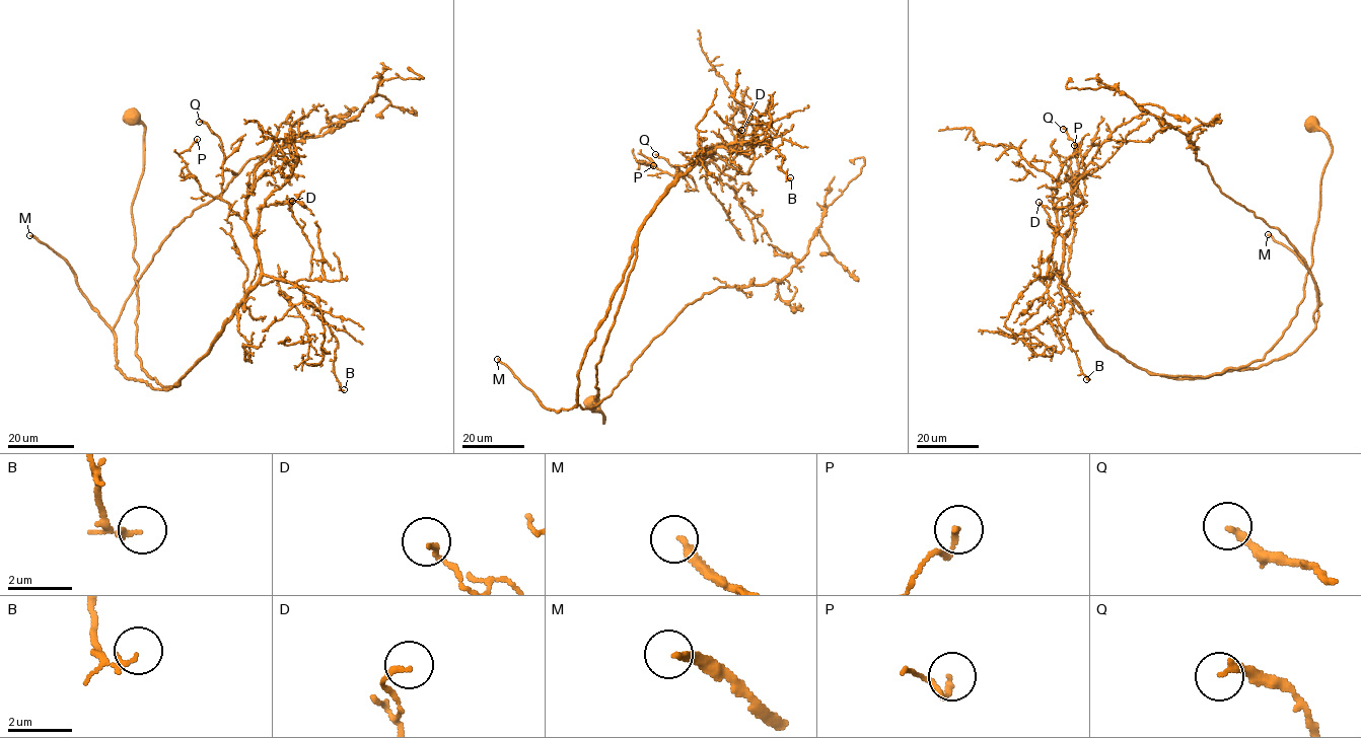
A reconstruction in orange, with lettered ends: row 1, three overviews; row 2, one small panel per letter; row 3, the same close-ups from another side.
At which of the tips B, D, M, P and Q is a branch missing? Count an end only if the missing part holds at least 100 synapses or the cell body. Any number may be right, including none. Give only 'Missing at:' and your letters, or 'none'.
Missing at: M

